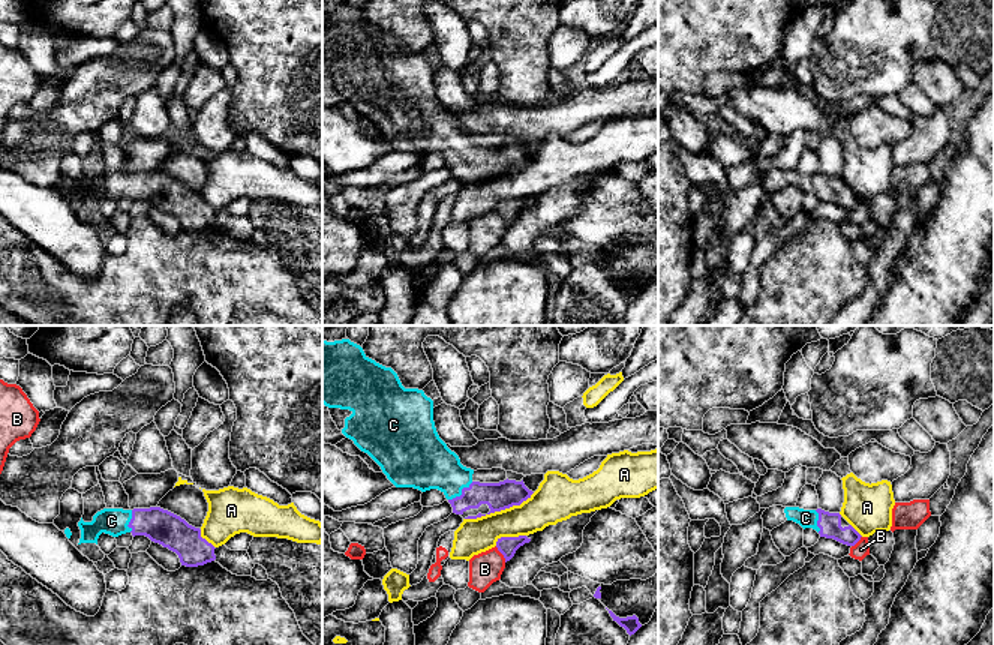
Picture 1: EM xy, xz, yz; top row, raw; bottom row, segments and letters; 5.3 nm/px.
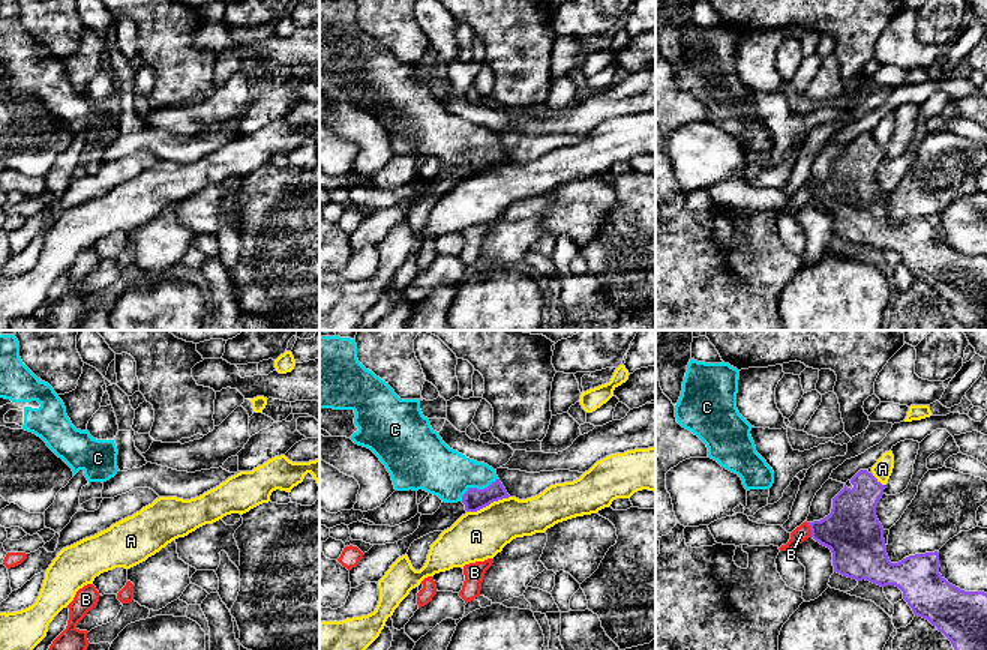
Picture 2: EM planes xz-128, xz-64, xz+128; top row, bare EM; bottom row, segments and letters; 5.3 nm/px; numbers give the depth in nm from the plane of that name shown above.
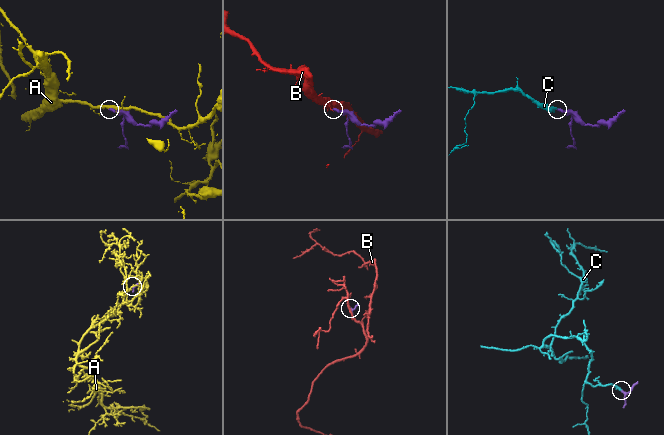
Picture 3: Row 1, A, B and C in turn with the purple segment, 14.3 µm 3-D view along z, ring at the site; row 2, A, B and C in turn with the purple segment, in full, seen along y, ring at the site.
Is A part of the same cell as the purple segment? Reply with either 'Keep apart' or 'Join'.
Keep apart

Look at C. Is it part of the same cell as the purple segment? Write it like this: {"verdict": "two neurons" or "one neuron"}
{"verdict": "one neuron"}

